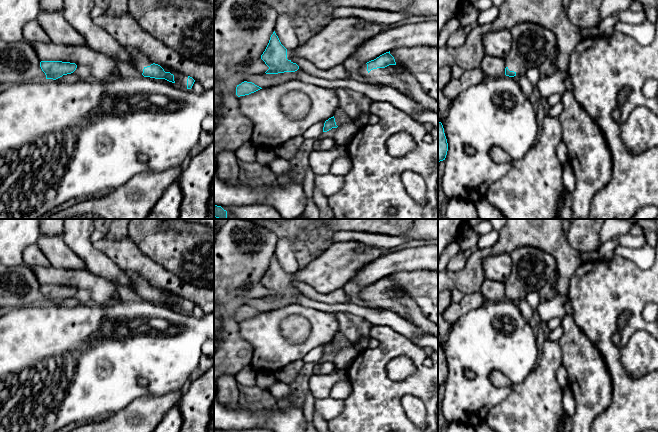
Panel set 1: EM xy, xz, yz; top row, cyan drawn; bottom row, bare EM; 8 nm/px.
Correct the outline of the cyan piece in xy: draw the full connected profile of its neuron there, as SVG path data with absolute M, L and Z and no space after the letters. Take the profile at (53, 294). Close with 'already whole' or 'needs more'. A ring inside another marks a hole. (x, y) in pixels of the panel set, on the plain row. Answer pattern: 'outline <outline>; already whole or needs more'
outline M41 285L40 291L45 297L46 303L56 304L63 299L73 297L76 294L77 289L75 287L62 285Z; already whole

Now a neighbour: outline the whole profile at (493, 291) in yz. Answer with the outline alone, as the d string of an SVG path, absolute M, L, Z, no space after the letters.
M485 279L480 292L486 301L498 302L505 299L505 285L499 281Z

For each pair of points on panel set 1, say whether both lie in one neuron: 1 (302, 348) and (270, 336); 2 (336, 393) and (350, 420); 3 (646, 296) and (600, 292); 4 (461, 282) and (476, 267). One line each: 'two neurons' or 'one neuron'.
1: one neuron
2: two neurons
3: one neuron
4: one neuron

